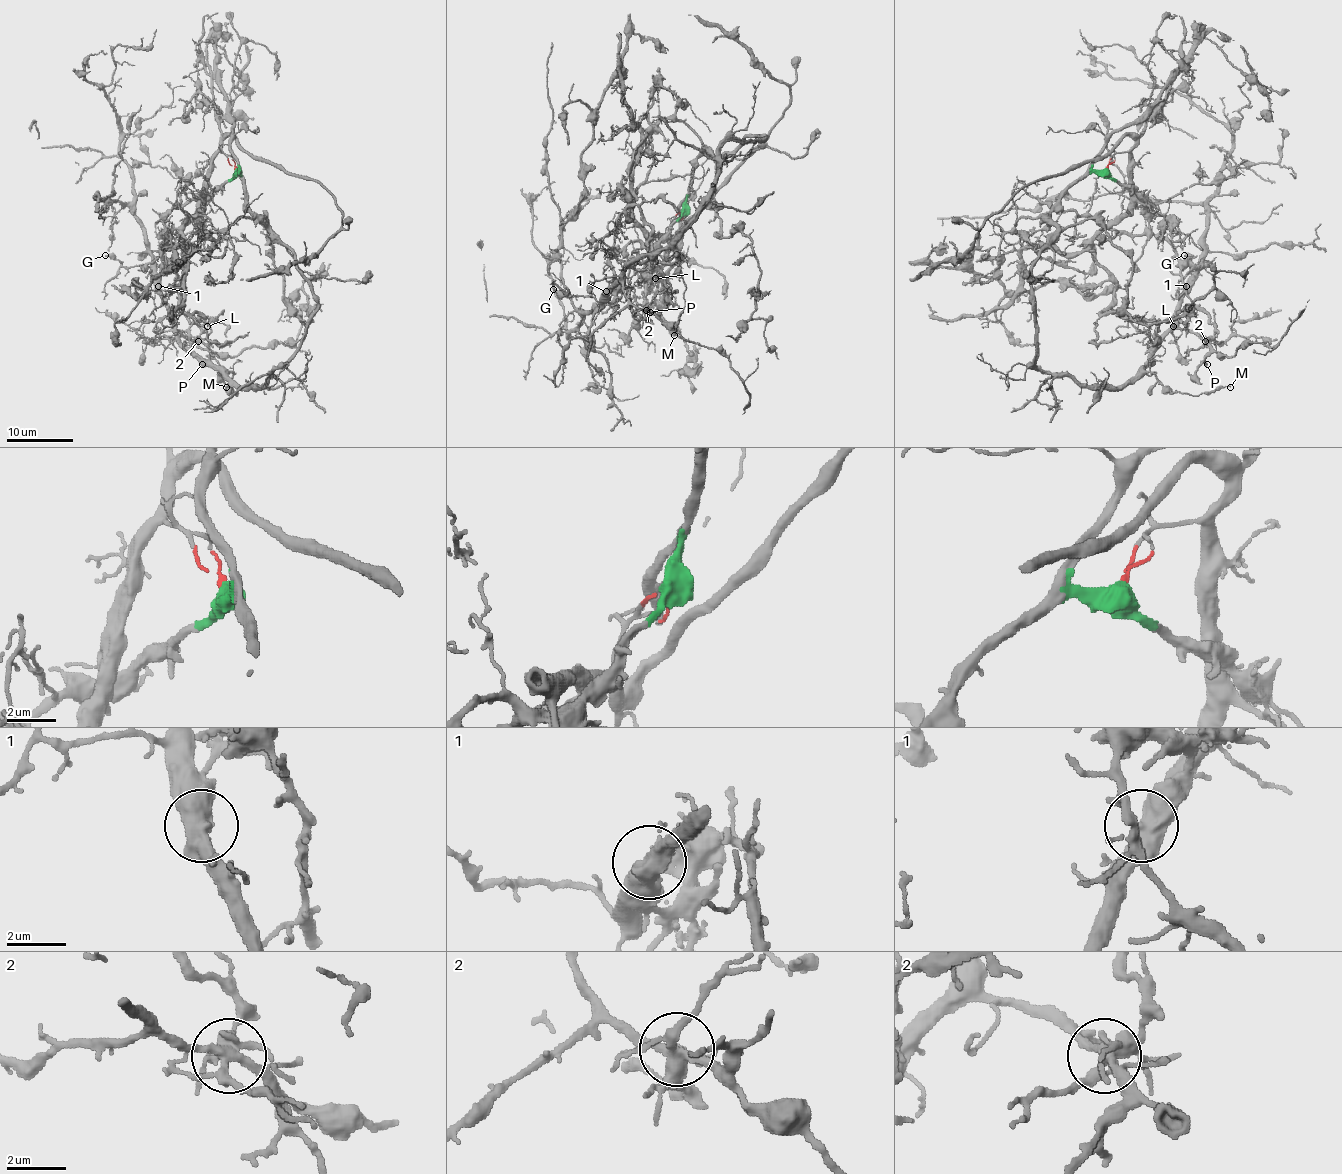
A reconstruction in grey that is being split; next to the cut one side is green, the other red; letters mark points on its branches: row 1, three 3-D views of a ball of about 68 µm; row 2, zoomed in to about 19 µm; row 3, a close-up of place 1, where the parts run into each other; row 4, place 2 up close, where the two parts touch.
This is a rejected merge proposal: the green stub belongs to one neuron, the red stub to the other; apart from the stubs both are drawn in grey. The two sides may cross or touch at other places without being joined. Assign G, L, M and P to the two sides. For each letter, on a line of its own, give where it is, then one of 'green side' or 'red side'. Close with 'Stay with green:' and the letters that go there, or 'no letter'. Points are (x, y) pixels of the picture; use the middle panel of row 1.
G: place (553, 289); green side
L: place (655, 278); red side
M: place (674, 335); green side
P: place (650, 312); green side
Stay with green: G, M, P

